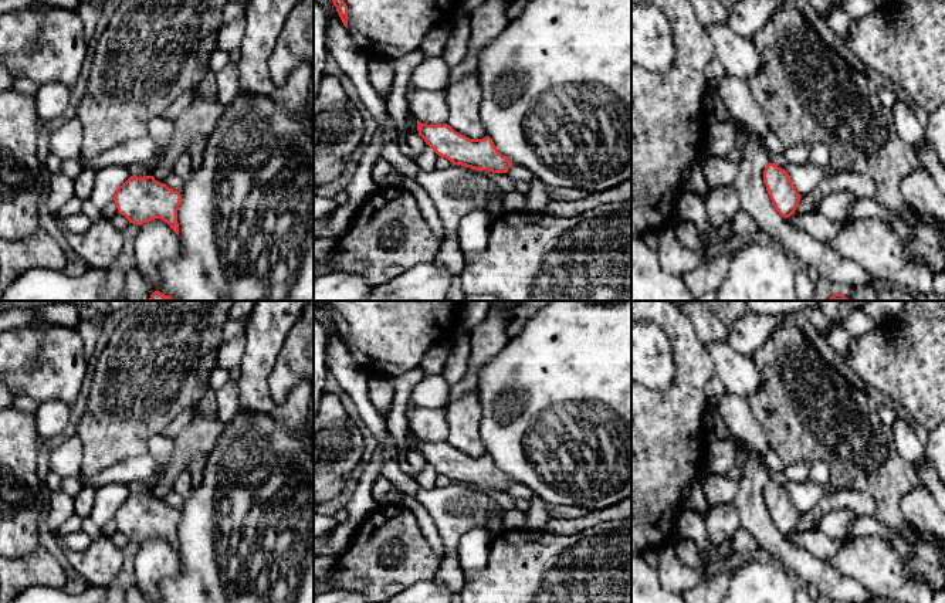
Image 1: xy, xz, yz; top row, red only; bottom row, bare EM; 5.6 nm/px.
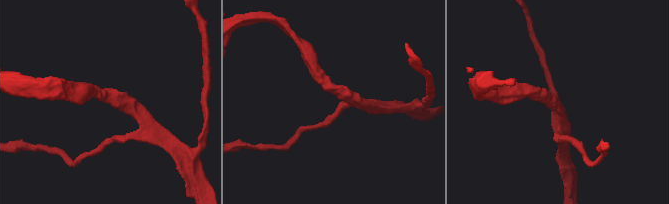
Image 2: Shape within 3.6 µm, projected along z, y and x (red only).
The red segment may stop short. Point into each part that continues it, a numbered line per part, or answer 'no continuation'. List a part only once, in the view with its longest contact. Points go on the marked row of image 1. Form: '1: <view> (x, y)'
no continuation

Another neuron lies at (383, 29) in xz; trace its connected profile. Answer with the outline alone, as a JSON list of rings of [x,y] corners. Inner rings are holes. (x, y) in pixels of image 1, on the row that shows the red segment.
[[[343,0],[348,33],[369,58],[396,60],[420,48],[424,35],[446,26],[460,0]]]

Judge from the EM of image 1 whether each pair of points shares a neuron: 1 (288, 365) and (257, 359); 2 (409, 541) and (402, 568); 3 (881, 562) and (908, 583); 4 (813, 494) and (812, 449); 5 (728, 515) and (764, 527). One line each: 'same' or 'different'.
1: different
2: same
3: same
4: different
5: different

